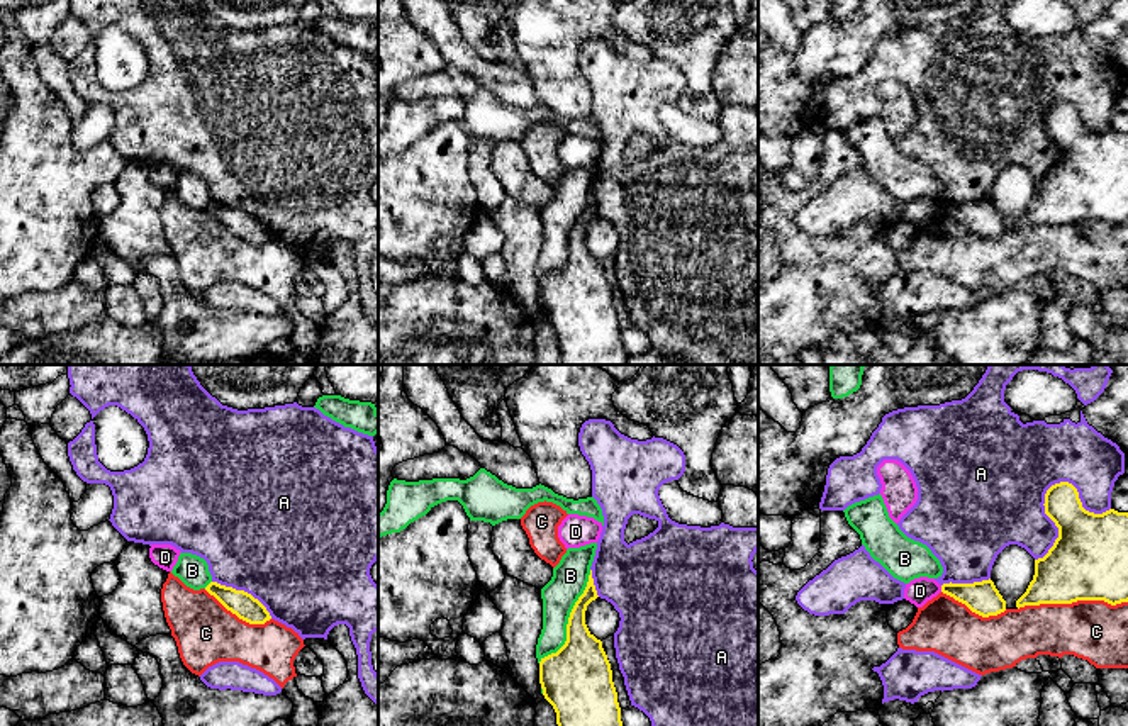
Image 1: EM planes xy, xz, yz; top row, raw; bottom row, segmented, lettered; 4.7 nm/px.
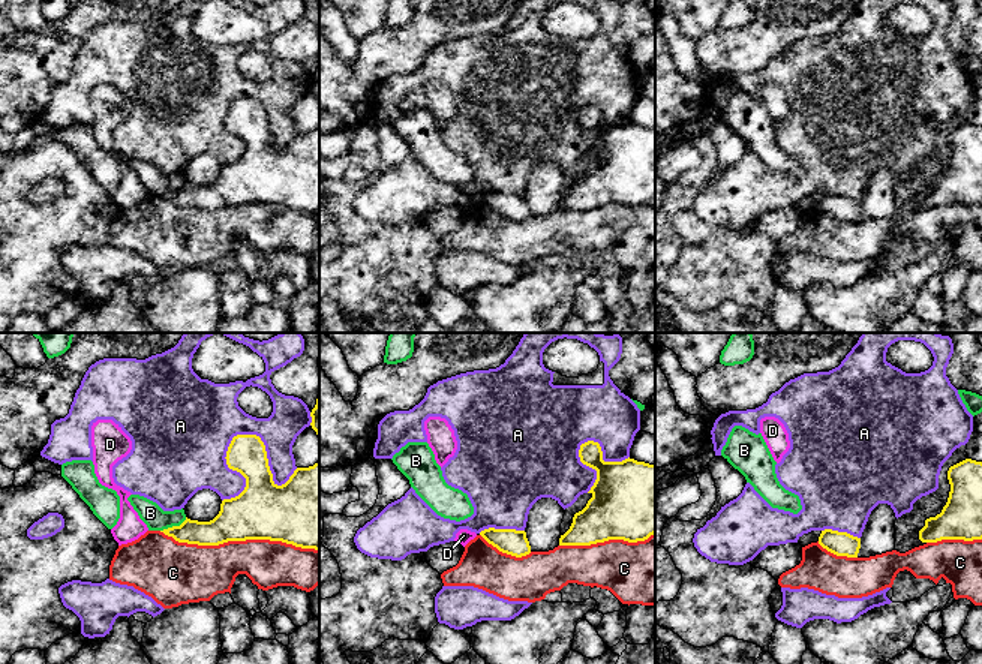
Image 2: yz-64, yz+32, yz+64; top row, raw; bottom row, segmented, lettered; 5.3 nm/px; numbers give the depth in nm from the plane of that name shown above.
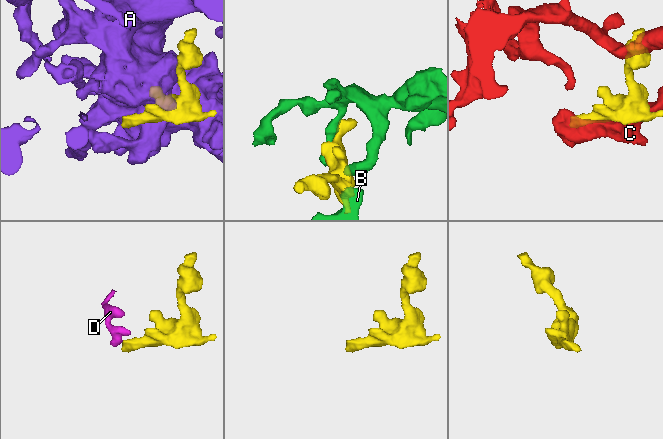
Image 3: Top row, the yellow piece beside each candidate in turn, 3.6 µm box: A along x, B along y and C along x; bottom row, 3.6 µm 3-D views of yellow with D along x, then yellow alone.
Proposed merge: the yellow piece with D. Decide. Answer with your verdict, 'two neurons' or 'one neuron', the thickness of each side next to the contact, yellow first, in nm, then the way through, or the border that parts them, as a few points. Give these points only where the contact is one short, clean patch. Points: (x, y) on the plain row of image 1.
two neurons; 160 nm thick on the yellow side, 120 nm on the other; border along yz (940, 206), (942, 211)

